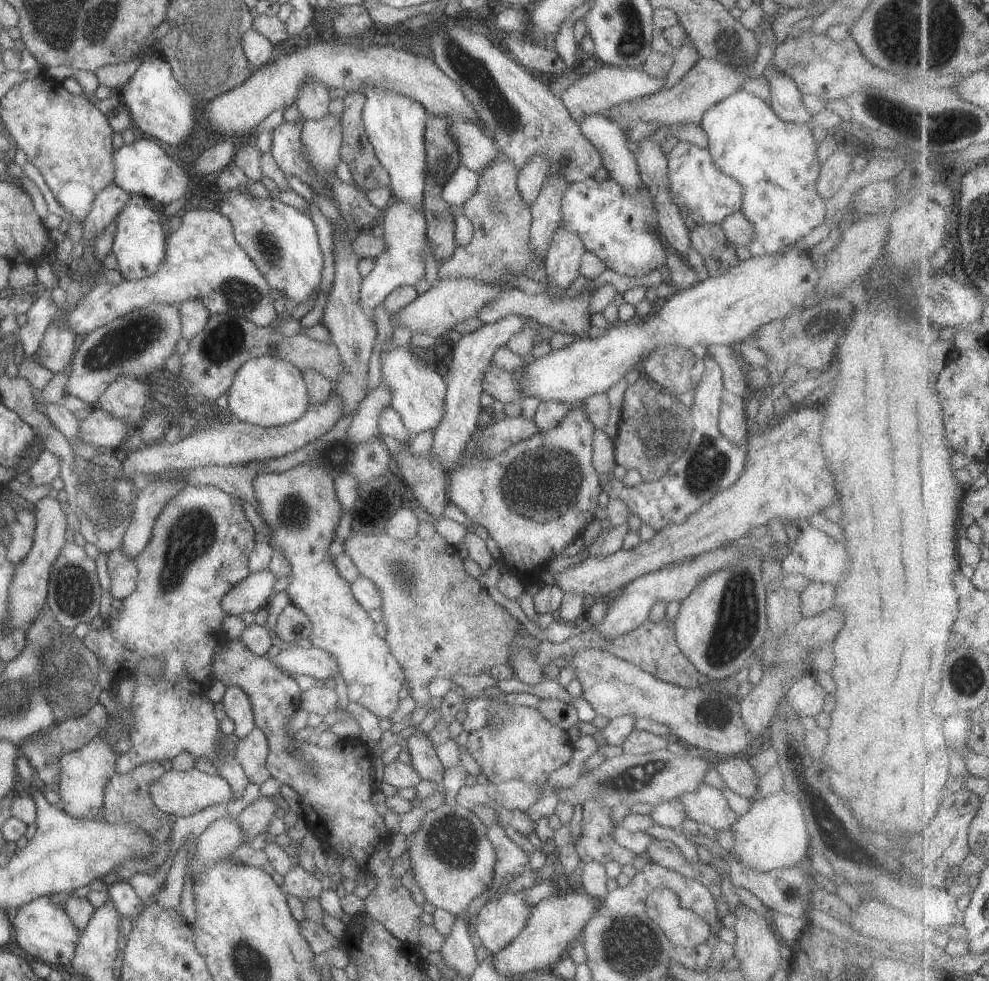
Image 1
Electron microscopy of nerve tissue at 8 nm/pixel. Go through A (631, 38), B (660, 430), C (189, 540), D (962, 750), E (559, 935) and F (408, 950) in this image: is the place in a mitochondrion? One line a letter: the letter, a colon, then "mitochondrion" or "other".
A: mitochondrion
B: mitochondrion
C: mitochondrion
D: other
E: other
F: other

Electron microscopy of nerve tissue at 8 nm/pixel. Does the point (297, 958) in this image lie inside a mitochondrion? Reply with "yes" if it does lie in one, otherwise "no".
no

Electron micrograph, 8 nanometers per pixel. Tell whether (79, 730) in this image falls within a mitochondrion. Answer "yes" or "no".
no

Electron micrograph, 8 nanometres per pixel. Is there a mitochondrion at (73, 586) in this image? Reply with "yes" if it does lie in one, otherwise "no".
yes

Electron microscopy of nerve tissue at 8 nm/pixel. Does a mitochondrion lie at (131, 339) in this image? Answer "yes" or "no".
yes

